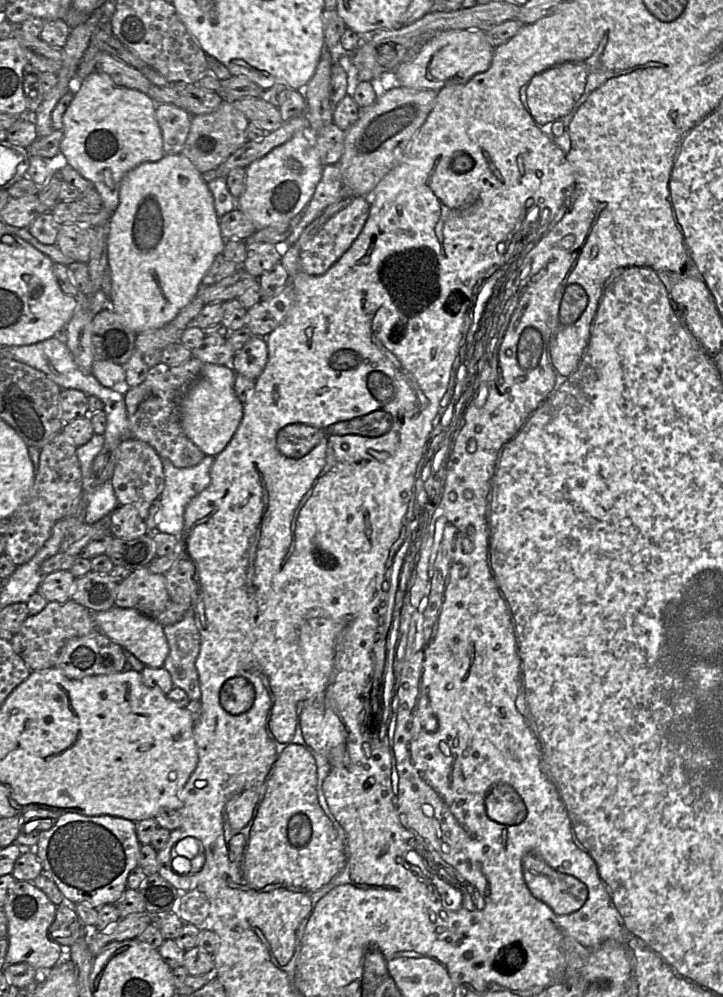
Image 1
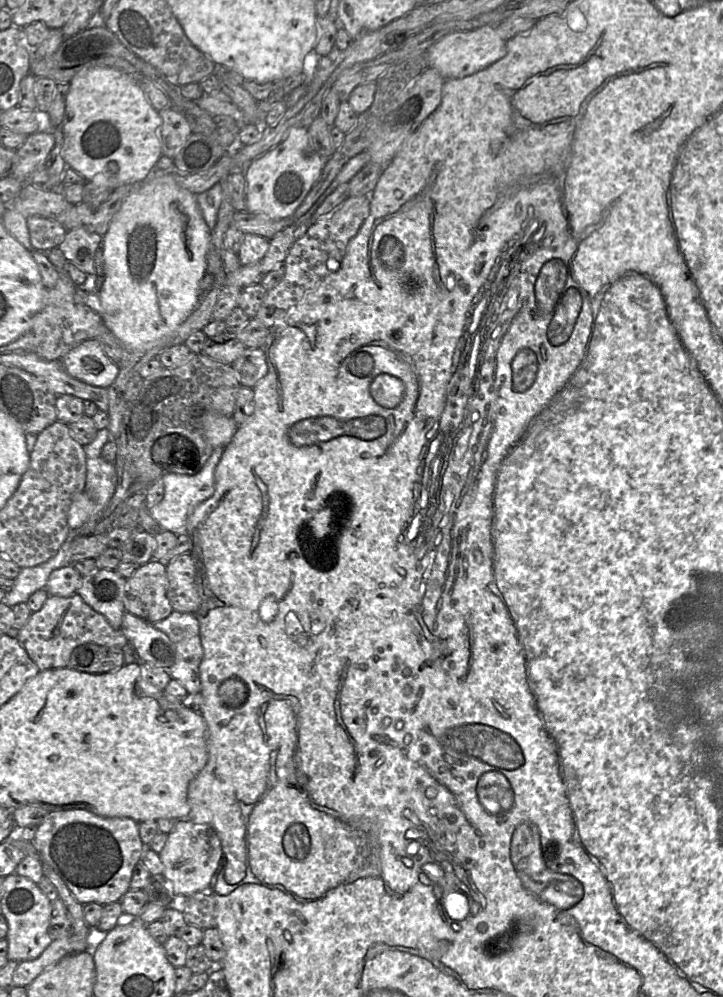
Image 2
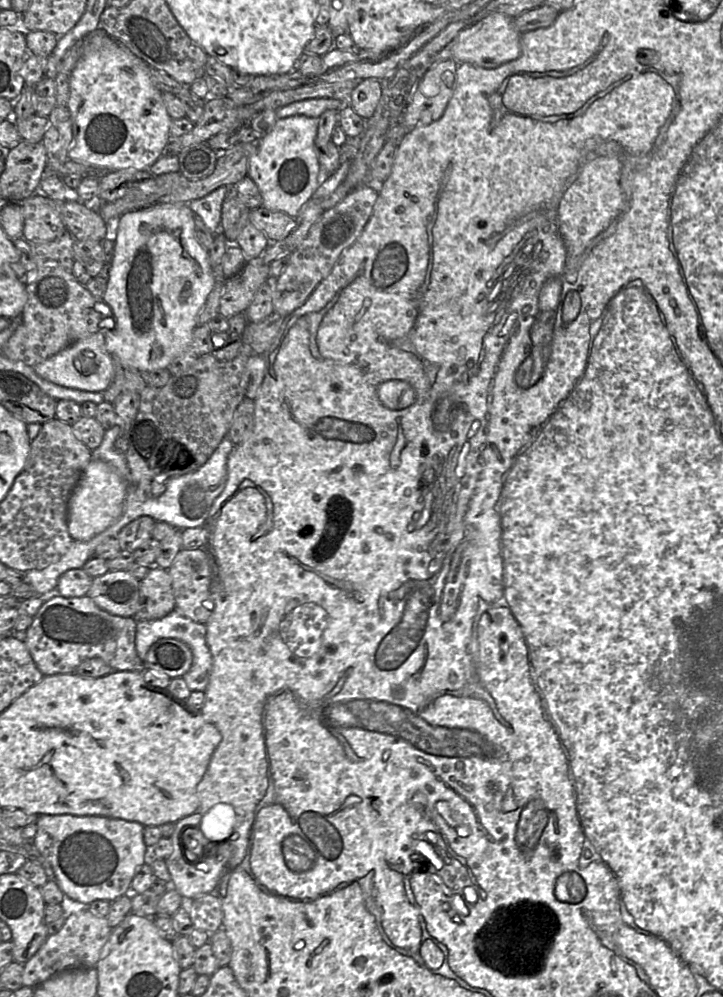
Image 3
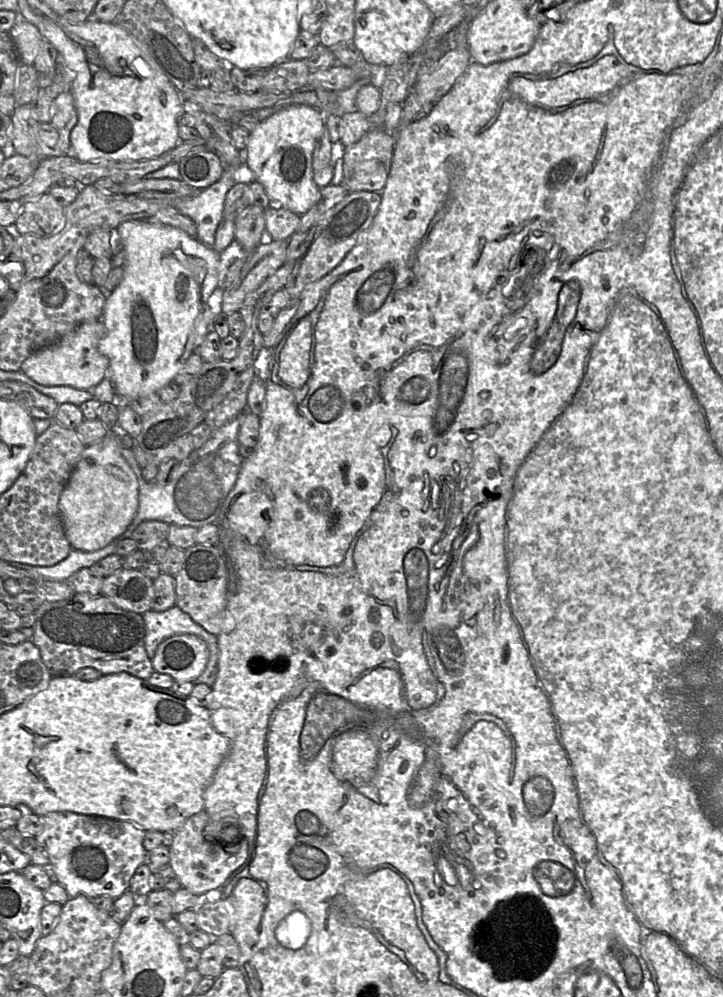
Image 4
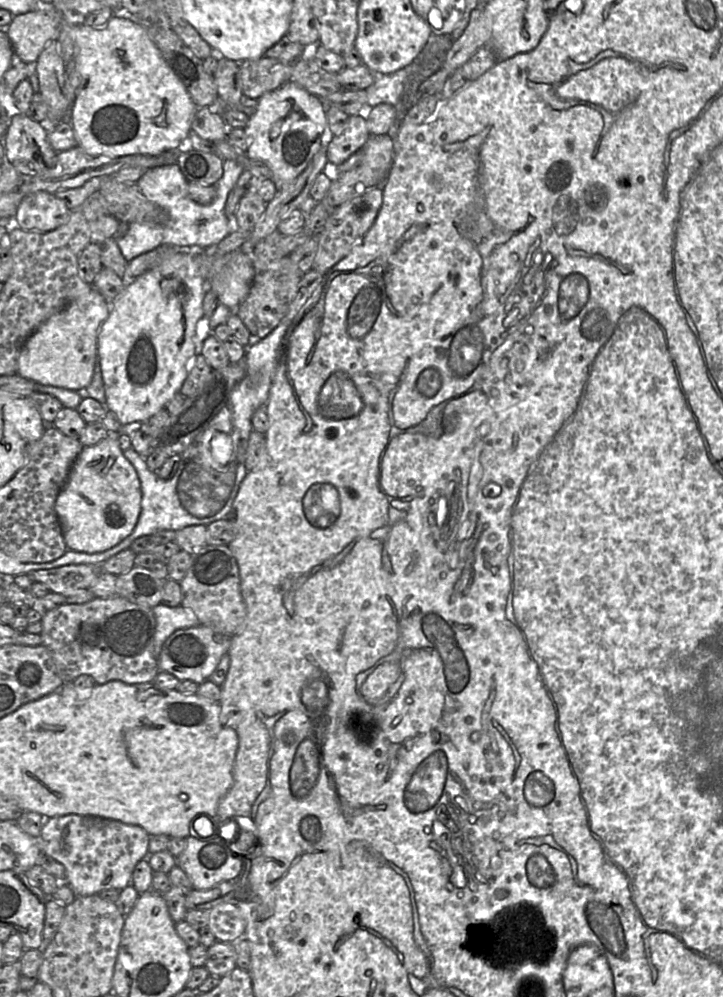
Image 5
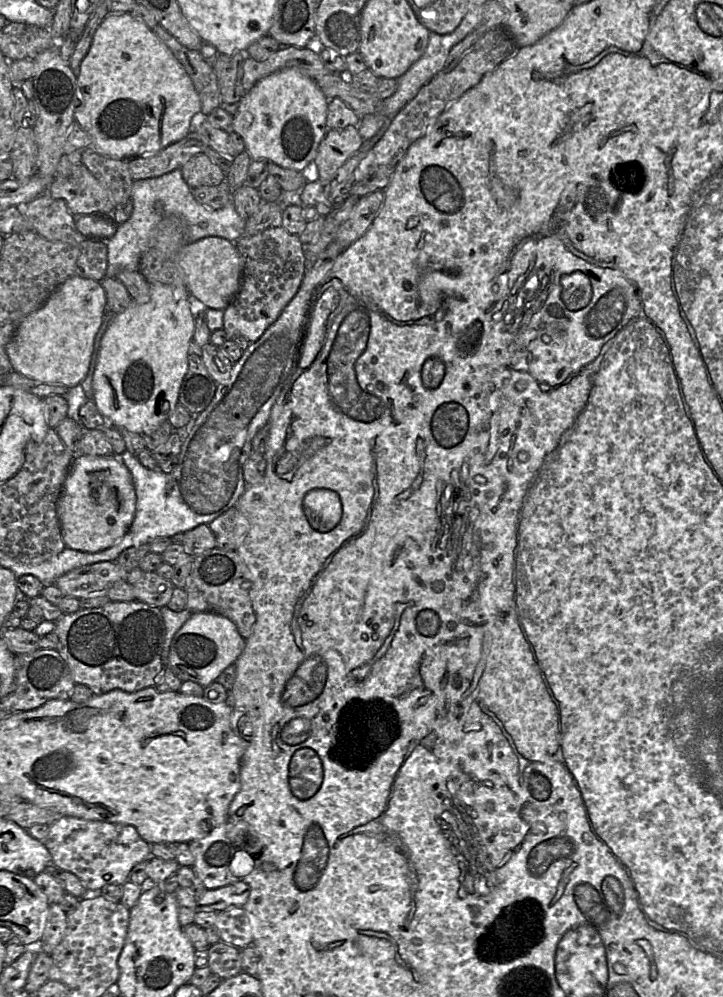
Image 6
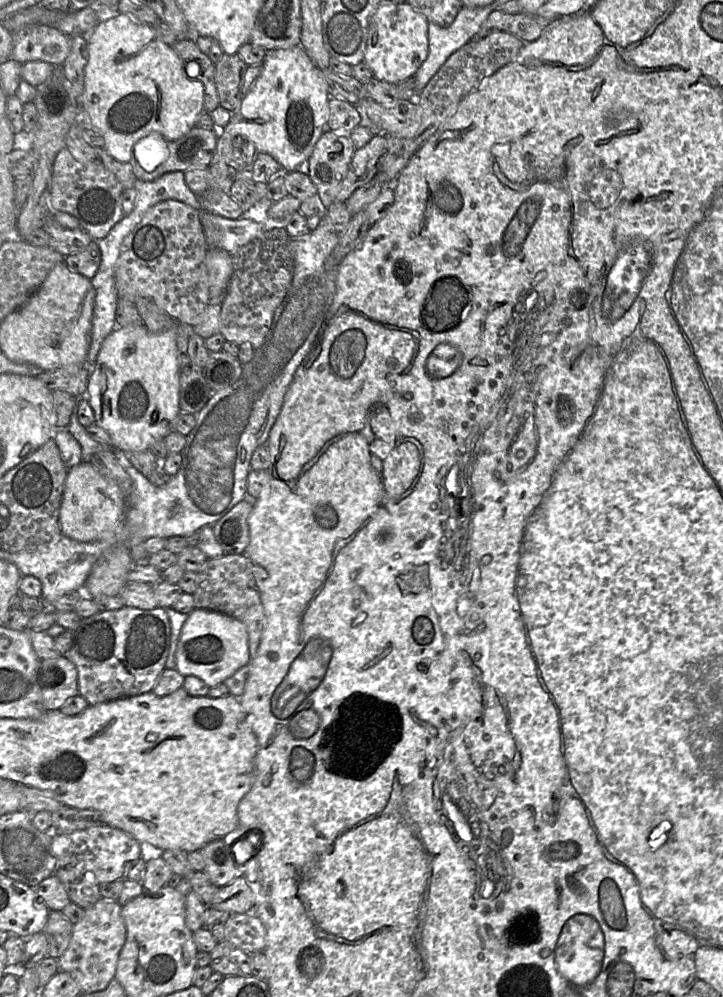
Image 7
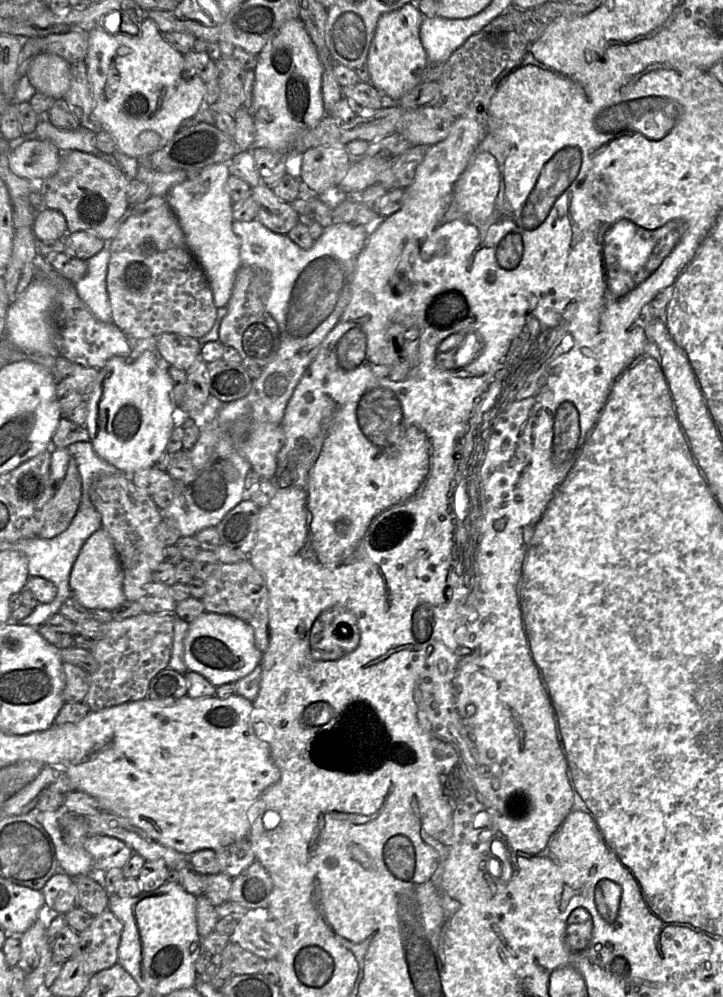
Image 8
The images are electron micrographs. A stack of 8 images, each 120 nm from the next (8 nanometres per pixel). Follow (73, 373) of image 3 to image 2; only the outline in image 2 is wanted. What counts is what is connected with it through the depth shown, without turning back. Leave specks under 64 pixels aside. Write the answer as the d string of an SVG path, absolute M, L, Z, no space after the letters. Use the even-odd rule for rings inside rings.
M96 338L83 341L64 355L61 362L72 377L102 388L108 388L120 371Z

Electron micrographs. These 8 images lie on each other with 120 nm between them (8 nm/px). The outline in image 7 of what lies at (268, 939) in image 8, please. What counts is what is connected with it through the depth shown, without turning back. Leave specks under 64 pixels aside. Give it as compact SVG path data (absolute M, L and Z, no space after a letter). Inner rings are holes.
M254 910L249 913L230 914L228 920L224 923L225 939L235 946L249 954L262 952L265 947L265 927L258 916L251 915Z

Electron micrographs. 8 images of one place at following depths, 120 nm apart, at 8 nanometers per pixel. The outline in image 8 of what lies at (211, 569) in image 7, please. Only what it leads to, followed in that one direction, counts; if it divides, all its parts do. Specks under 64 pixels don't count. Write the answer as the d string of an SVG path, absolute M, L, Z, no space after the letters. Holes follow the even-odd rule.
M249 560L223 564L205 581L206 592L202 599L205 611L231 615L247 622L254 631L255 646L264 653L269 646L268 590L262 574Z

